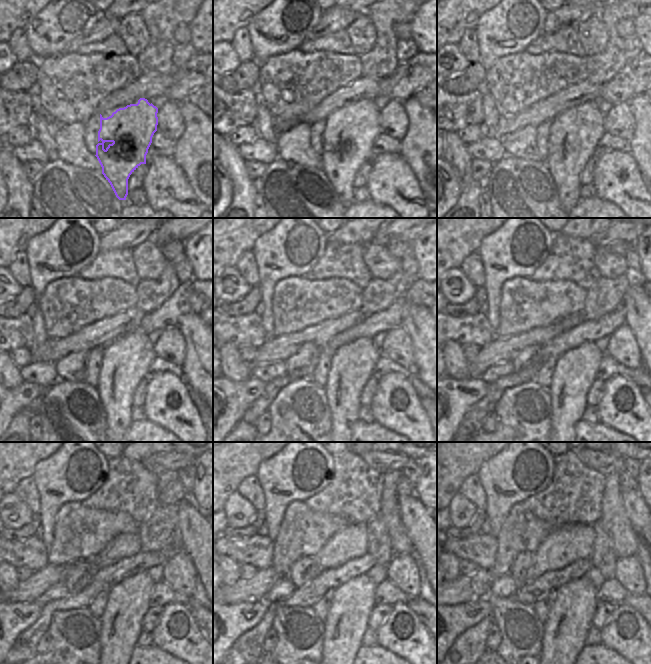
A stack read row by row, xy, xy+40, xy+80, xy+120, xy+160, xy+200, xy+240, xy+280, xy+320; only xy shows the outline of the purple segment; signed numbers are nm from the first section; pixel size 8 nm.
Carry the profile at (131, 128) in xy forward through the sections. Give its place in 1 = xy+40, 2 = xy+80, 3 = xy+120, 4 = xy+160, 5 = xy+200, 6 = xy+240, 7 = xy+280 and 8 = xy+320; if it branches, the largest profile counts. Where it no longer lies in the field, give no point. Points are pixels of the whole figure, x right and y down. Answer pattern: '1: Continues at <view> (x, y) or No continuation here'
1: Continues at xy+40 (349, 135)
2: Continues at xy+80 (574, 134)
3: Continues at xy+120 (126, 359)
4: Continues at xy+160 (351, 366)
5: Continues at xy+200 (575, 371)
6: Continues at xy+240 (128, 601)
7: Continues at xy+280 (346, 621)
8: Continues at xy+320 (570, 617).

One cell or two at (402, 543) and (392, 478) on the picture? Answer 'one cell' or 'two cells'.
one cell

